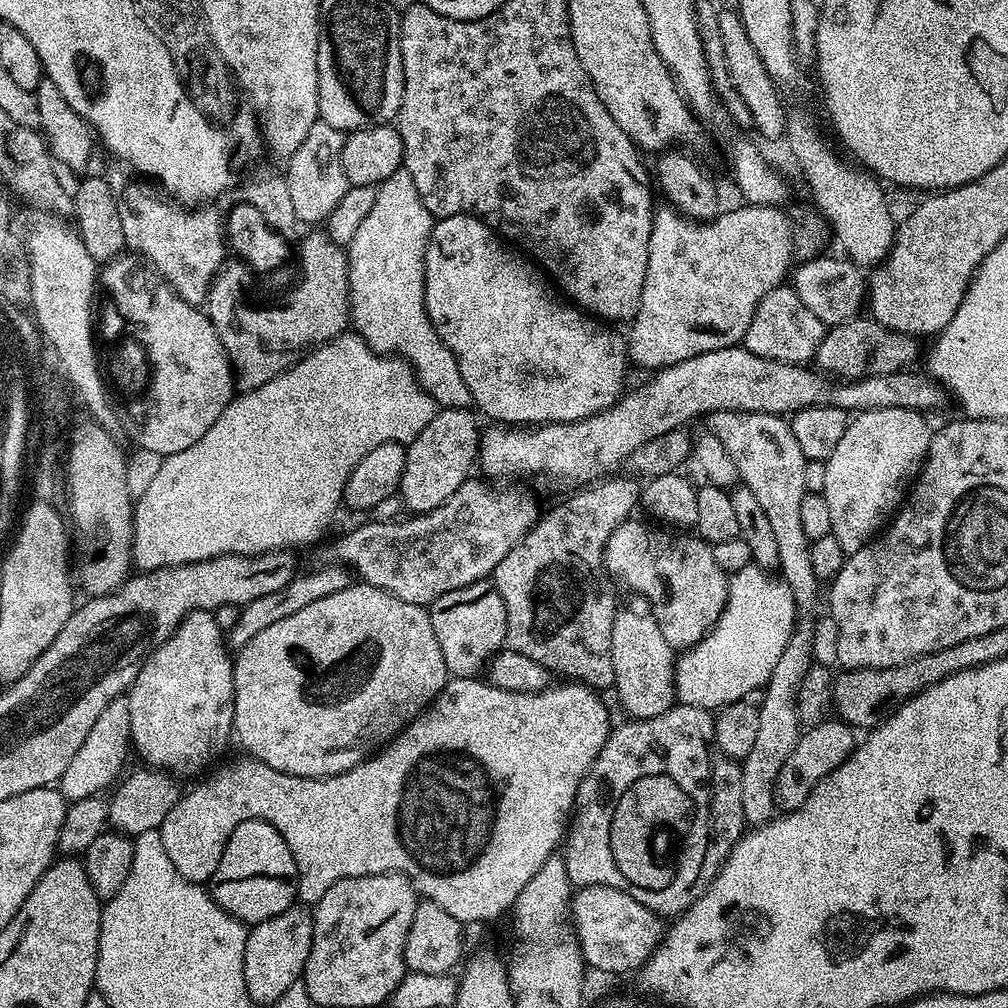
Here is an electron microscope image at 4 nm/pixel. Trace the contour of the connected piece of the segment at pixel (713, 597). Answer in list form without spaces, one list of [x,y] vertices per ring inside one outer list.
[[[636,519],[621,521],[609,533],[603,544],[603,567],[608,567],[622,587],[648,600],[650,615],[673,650],[691,650],[720,621],[728,602],[729,577],[714,562],[711,547],[699,535],[665,530]]]

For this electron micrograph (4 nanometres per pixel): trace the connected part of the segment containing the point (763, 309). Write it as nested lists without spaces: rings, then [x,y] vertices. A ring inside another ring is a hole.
[[[781,286],[770,290],[770,294],[758,302],[742,344],[758,354],[758,358],[807,365],[815,357],[825,331],[826,325],[798,298],[795,287]]]

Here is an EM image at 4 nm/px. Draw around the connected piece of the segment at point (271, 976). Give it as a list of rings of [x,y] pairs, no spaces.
[[[300,906],[287,908],[282,914],[255,925],[246,938],[244,981],[253,1005],[275,1005],[304,974],[306,958],[312,941],[312,918]]]

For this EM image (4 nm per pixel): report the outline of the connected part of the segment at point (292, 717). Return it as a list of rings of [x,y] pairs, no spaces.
[[[354,582],[346,590],[338,590],[338,594],[326,594],[326,598],[321,598],[319,602],[310,602],[310,606],[305,606],[296,614],[290,614],[266,626],[249,644],[239,649],[232,666],[232,673],[234,674],[232,727],[235,739],[237,741],[240,739],[241,746],[248,751],[245,753],[251,759],[260,760],[274,770],[282,770],[282,774],[294,774],[315,780],[320,780],[324,776],[342,774],[361,764],[373,750],[383,748],[432,703],[434,697],[444,689],[444,685],[450,679],[446,662],[442,658],[442,650],[438,646],[438,638],[434,638],[434,626],[430,622],[427,611],[421,605],[404,602],[402,598],[391,596],[386,590],[363,582]]]

